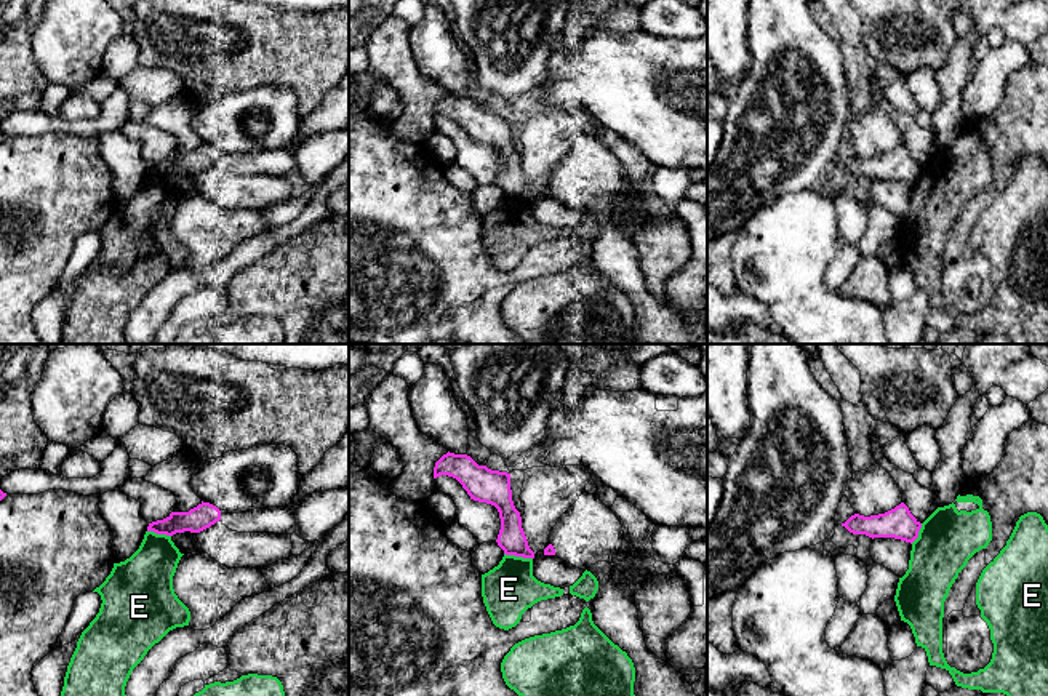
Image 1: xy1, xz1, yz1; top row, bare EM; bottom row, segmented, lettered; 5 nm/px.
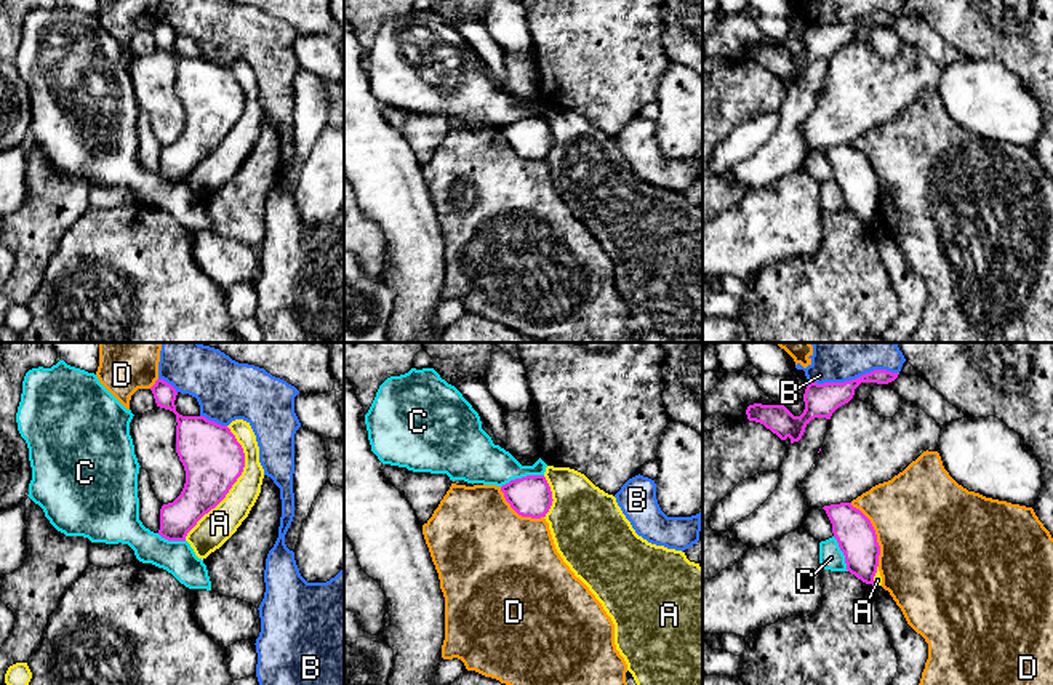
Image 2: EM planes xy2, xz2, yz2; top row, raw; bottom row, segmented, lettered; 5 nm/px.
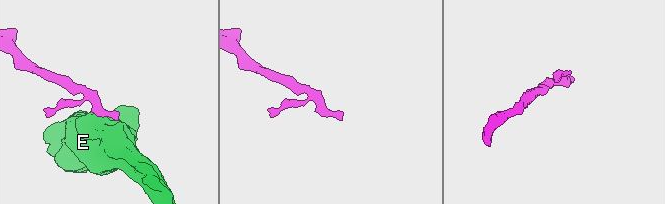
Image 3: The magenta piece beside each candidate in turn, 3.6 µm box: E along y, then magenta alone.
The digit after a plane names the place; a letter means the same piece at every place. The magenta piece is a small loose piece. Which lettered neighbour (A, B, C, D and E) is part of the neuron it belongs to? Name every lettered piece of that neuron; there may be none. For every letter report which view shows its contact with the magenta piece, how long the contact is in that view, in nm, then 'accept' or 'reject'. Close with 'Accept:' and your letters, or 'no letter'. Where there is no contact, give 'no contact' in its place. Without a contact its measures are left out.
A: xy2 | 600 nm | reject
B: yz2 | 460 nm | reject
C: xz2 | 220 nm | reject
D: yz2 | 360 nm | reject
E: xz1 | 150 nm | reject
Accept: no letter

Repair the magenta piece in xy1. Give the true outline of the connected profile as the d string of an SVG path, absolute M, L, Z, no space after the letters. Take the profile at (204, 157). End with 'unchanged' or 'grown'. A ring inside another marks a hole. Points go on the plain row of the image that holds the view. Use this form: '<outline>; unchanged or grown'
M203 142L189 154L171 154L166 160L149 165L147 173L166 178L184 173L200 174L219 162L237 174L293 176L296 173L296 160L290 149L222 155L216 147Z; grown

